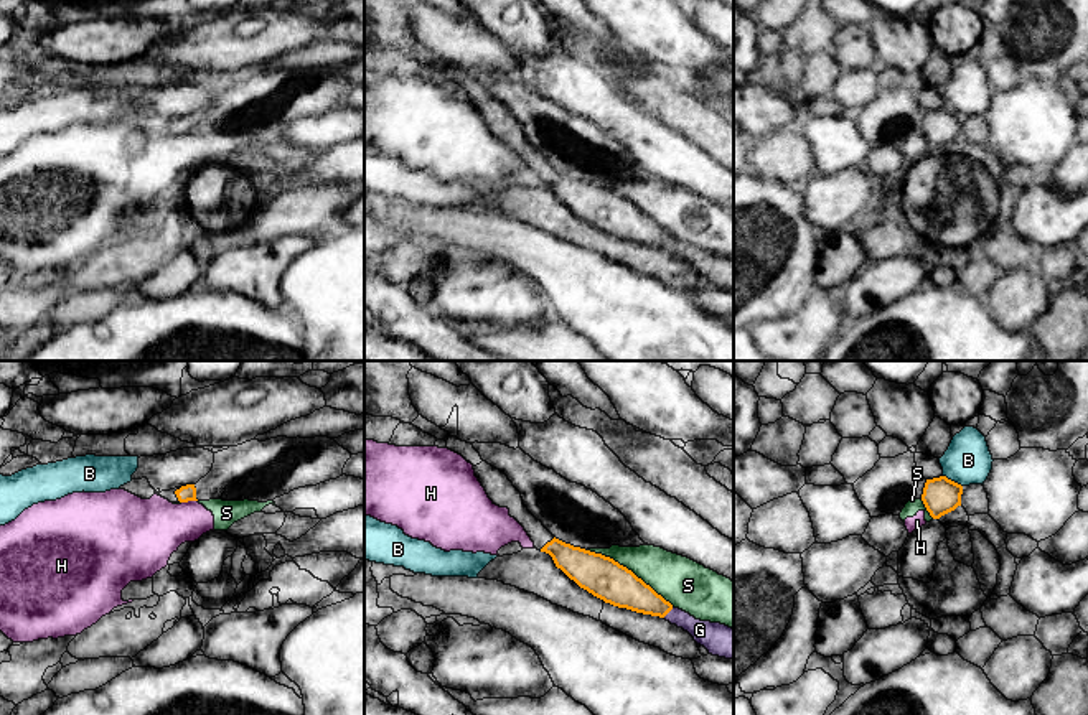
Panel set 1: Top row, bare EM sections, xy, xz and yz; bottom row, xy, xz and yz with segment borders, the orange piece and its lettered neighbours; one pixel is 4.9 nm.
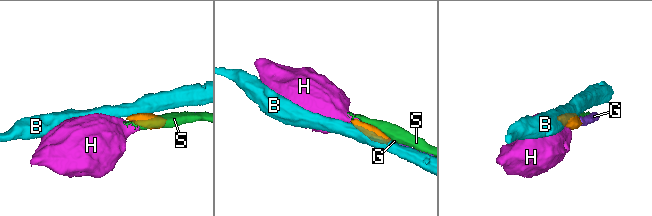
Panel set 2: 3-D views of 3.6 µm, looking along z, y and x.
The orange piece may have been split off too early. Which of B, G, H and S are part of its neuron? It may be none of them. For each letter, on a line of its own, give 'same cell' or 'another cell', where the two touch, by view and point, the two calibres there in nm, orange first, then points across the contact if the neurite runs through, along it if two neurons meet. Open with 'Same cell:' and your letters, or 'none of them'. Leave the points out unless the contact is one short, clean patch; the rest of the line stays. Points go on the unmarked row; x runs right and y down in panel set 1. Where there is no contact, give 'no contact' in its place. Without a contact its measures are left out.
Same cell: G
B: another cell; meets orange in yz at (953, 112); 180 nm thick on the orange side, 220 nm on the other; border along yz (943, 106), (961, 117)
G: same cell; meets orange in xz at (668, 243); 180 nm thick on the orange side, 140 nm on the other; runs through xz (623, 219), (668, 243), (712, 267)
H: another cell; meets orange in xy at (188, 130); 80 nm thick on the orange side, 320 nm on the other; border along xy (196, 130), (182, 134)
S: another cell; meets orange in xz at (630, 201); 200 nm thick on the orange side, 240 nm on the other

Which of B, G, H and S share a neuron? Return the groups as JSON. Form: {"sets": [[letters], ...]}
{"sets": [["B"], ["G"], ["H", "S"]]}

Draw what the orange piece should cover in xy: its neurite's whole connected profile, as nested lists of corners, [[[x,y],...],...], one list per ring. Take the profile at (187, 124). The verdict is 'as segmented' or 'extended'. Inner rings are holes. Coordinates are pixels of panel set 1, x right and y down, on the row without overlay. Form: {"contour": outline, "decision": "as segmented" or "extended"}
{"contour": [[[186,115],[181,119],[170,120],[170,122],[162,122],[160,127],[168,130],[170,133],[198,132],[195,115]]], "decision": "extended"}

